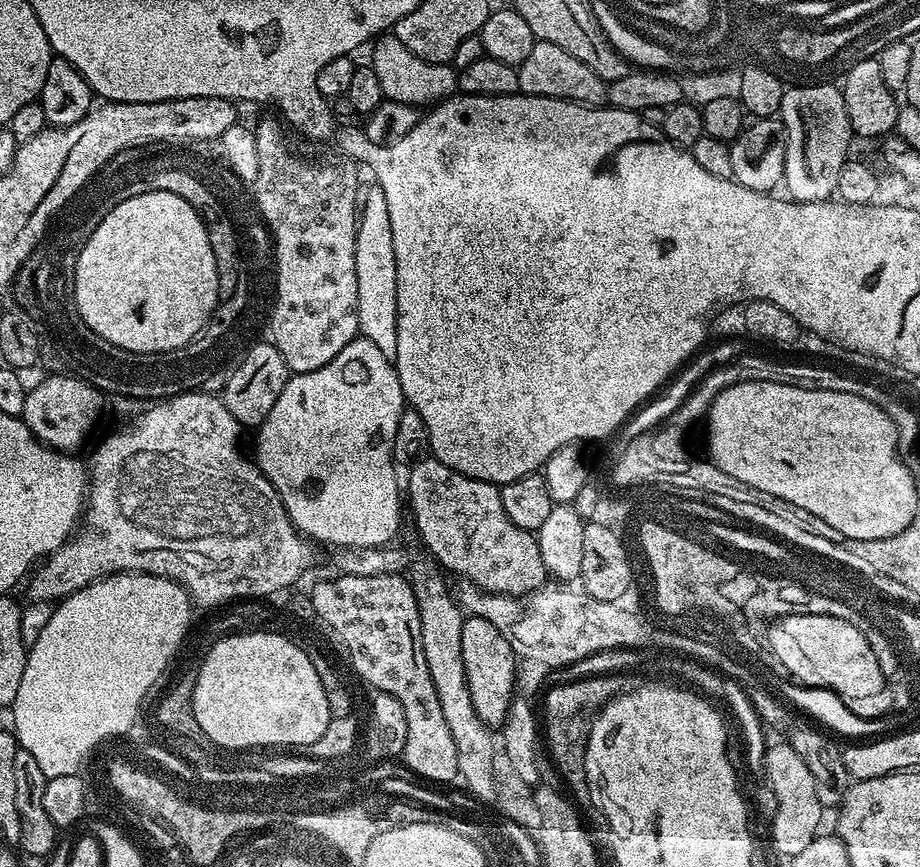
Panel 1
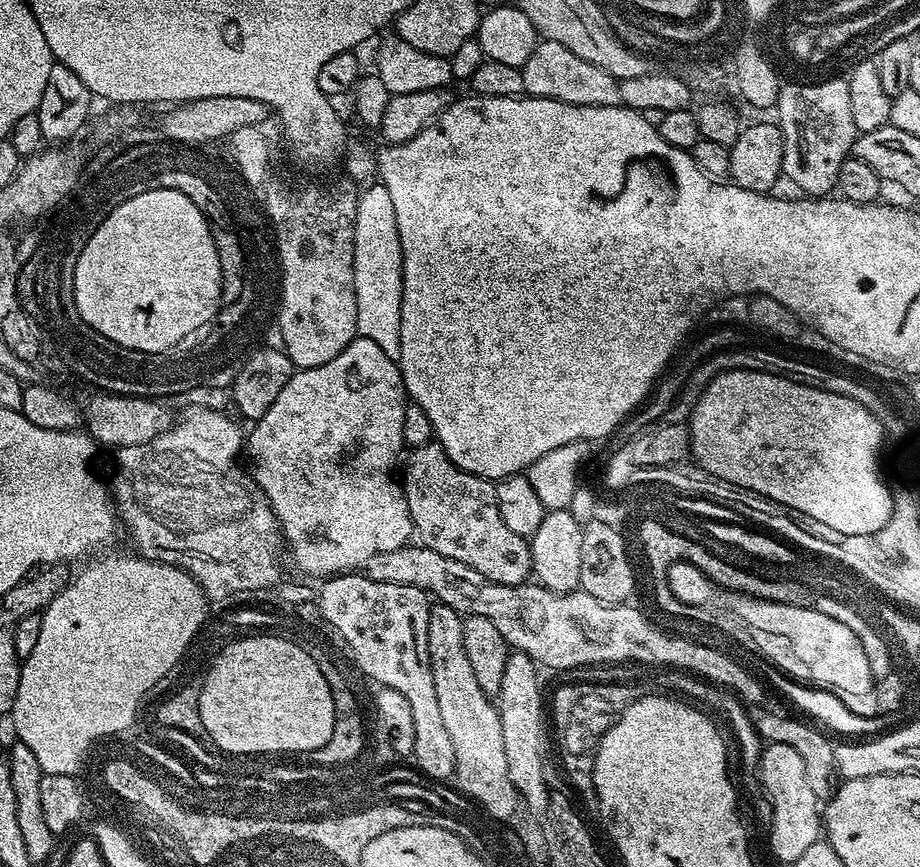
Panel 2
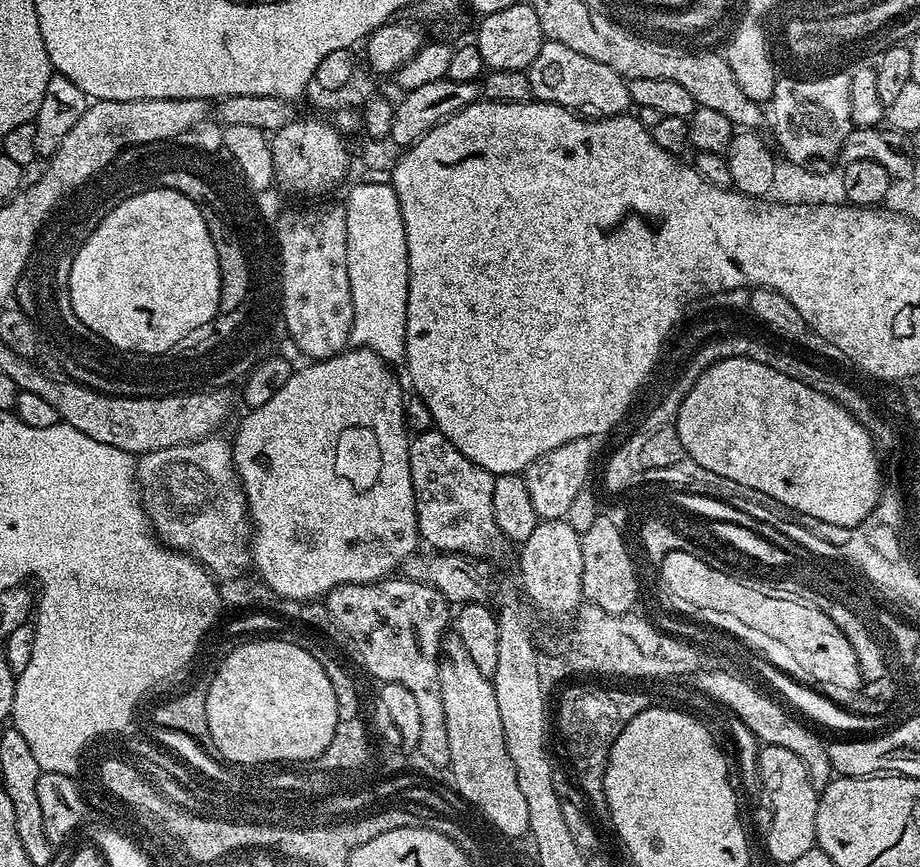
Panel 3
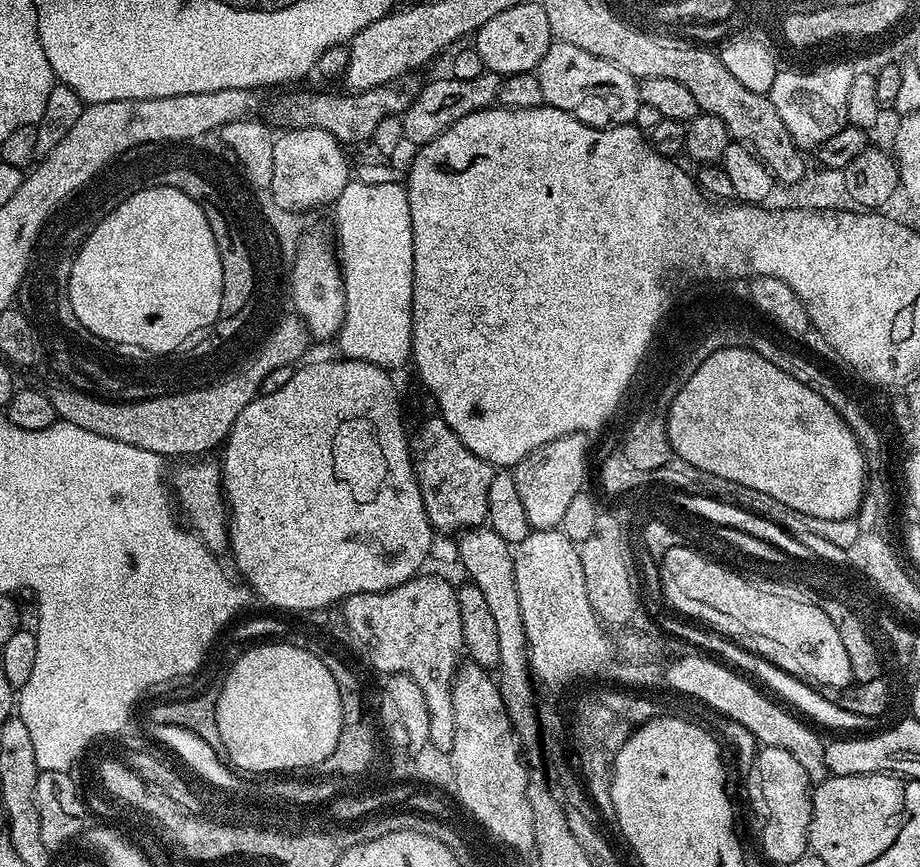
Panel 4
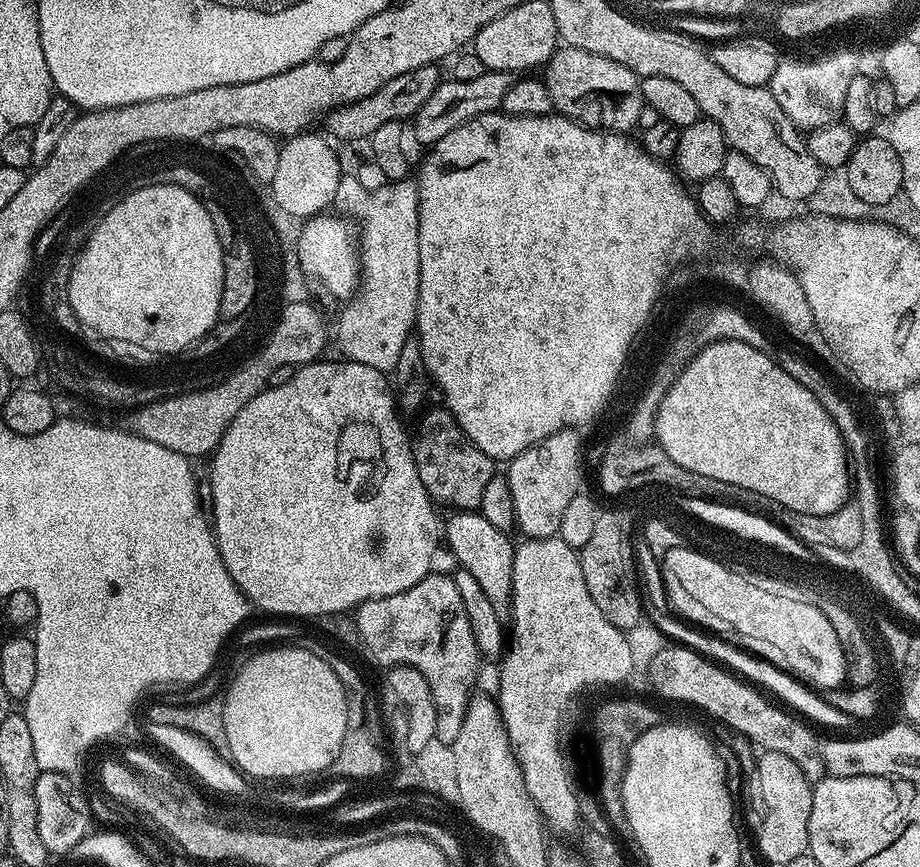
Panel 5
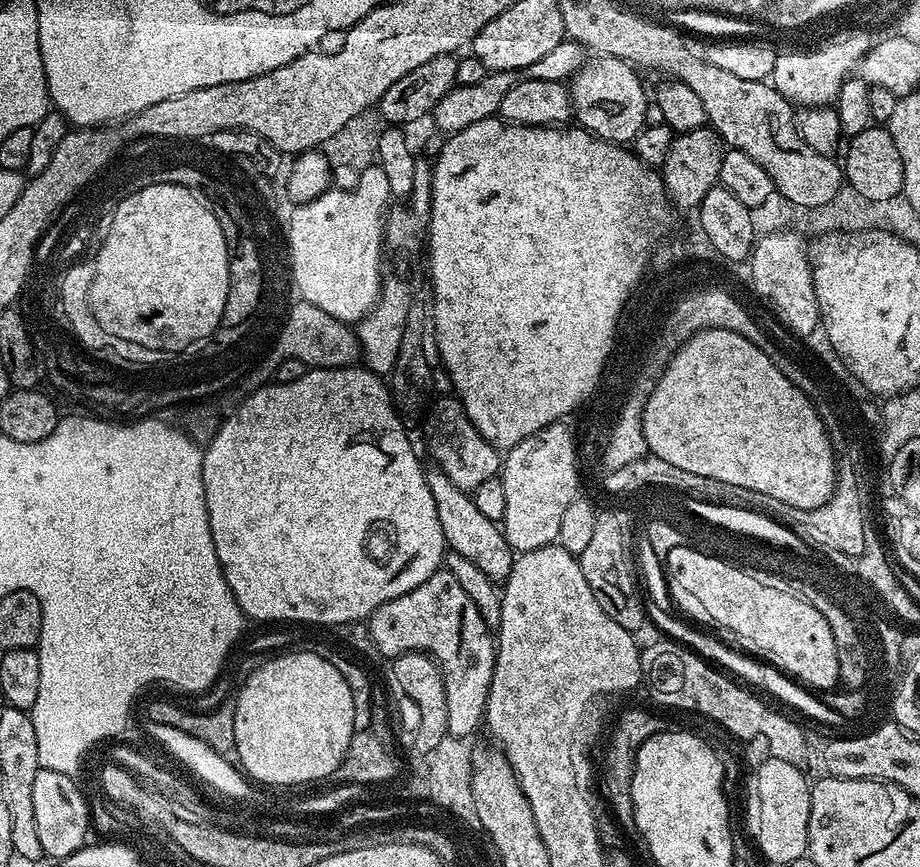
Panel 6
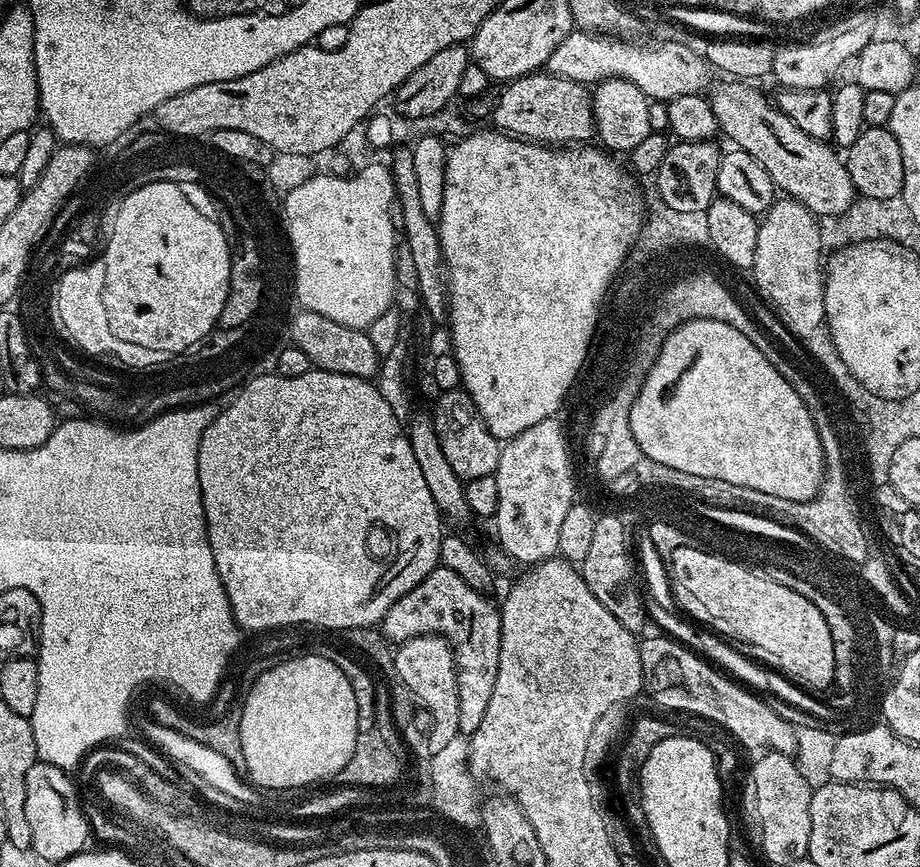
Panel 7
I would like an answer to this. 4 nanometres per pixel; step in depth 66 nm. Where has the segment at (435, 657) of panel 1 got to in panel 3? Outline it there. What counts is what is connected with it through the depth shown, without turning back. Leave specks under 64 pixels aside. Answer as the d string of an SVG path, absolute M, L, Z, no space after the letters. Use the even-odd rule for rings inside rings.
M455 634L445 635L440 643L438 680L442 686L442 706L446 710L446 735L450 737L447 767L452 768L455 791L463 801L476 801L506 832L528 828L526 797L518 786L518 774L514 774L514 762L506 750L494 686L490 677L478 670L466 645Z

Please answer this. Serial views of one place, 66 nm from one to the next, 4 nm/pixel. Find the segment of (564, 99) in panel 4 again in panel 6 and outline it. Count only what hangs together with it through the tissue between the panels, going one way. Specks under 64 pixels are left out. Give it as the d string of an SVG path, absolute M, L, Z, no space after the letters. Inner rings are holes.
M613 56L592 58L584 63L570 80L572 111L579 127L612 144L631 145L645 128L646 108L650 103L639 74L628 61L615 60Z

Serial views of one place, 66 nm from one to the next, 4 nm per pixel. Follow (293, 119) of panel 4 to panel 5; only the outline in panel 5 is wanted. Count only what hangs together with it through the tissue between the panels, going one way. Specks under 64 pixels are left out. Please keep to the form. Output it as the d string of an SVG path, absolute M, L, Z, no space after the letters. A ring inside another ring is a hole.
M436 64L418 66L418 70L398 74L386 86L382 86L374 94L362 98L353 104L347 104L341 108L333 108L326 117L326 125L340 140L364 140L367 141L378 130L378 126L386 122L398 122L399 120L411 121L418 110L422 110L422 102L434 94L439 86L442 73L439 72Z

